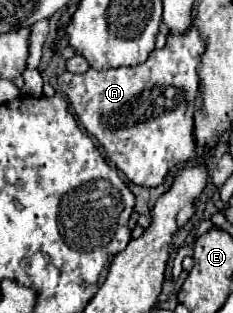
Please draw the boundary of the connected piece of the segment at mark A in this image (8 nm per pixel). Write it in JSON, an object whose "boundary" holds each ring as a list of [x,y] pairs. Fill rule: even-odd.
{"boundary":[[[192,27],[190,33],[184,33],[182,37],[168,35],[168,43],[164,49],[154,49],[146,63],[138,67],[118,67],[108,71],[96,71],[88,69],[82,75],[74,75],[70,71],[64,71],[58,77],[58,85],[62,93],[68,97],[70,105],[74,107],[74,113],[78,115],[80,123],[86,127],[90,135],[94,135],[100,145],[104,147],[108,159],[134,183],[140,187],[156,187],[164,181],[166,173],[174,169],[174,165],[188,163],[192,159],[198,159],[204,155],[206,149],[202,149],[194,141],[194,99],[198,95],[198,61],[202,57],[202,39],[198,37],[198,31]]]}

